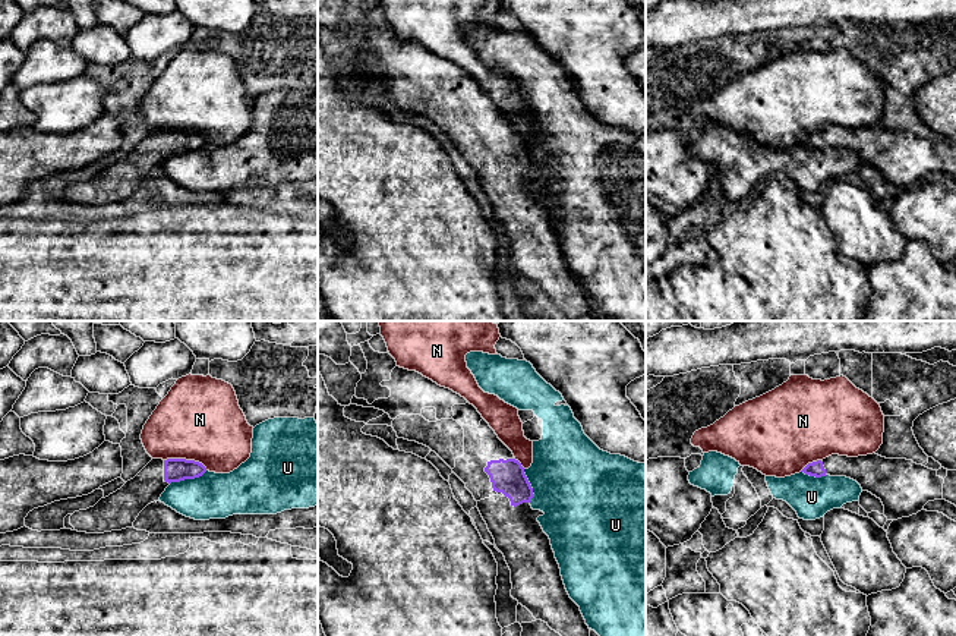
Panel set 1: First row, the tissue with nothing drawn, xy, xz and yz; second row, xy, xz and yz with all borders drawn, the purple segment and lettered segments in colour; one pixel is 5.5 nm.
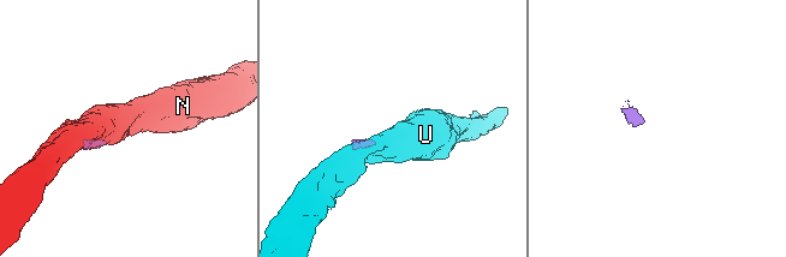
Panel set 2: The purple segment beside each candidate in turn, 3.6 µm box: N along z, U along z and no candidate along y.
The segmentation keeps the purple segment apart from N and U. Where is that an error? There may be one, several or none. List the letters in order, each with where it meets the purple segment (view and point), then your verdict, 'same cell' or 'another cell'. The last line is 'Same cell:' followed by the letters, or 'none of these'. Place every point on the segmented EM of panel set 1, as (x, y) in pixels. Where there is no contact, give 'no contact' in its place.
N: meets purple in xy at (185, 459); another cell
U: meets purple in xy at (188, 478); another cell
Same cell: none of these

